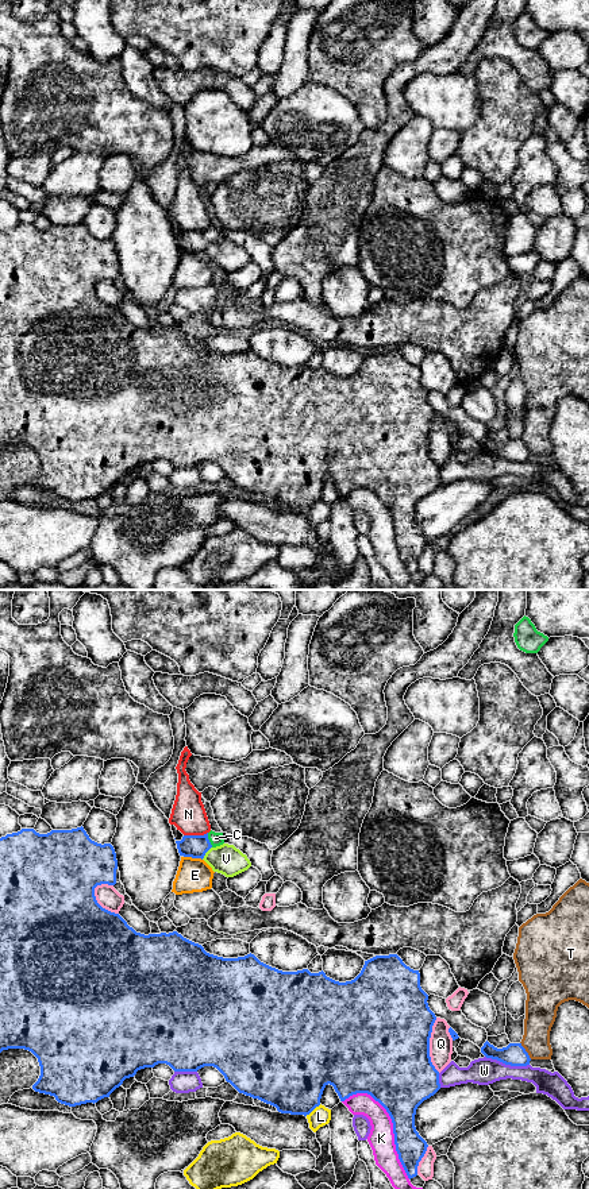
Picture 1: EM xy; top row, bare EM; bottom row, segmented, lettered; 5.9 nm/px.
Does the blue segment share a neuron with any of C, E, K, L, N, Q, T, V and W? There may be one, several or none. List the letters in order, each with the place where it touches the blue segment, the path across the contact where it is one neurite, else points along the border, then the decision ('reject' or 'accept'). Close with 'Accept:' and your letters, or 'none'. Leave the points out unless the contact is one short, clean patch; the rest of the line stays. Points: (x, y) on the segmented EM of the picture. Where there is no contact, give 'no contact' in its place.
C: meets blue in xy at (208, 840); runs through xy (196, 846), (208, 840), (215, 838); accept
E: meets blue in xy at (193, 857); reject
K: meets blue in xy at (392, 1122); reject
L: meets blue in xy at (312, 1110); reject
N: meets blue in xy at (195, 836); border along xy (207, 832), (184, 836); reject
Q: meets blue in xy at (428, 1045); reject
T: meets blue in xy at (524, 1050); reject
V: meets blue in xy at (206, 852); reject
W: meets blue in xy at (507, 1064); reject
Accept: C

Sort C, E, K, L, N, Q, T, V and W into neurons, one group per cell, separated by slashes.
C / E / K / L / N / Q / T / V / W

